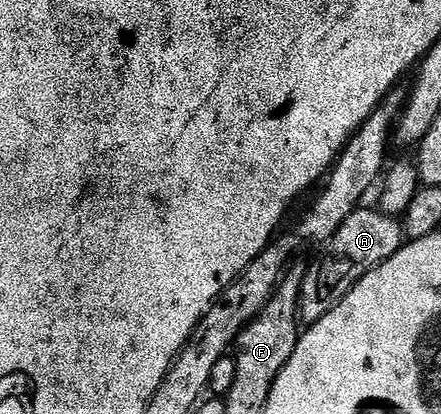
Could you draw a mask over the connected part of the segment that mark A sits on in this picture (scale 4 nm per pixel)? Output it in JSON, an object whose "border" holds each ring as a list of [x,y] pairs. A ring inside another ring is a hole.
{"border":[[[362,206],[335,230],[329,243],[324,245],[321,257],[310,266],[301,278],[301,293],[299,294],[299,320],[308,326],[319,322],[323,314],[335,310],[339,302],[372,268],[378,268],[384,260],[391,258],[401,249],[405,240],[405,229],[402,221],[396,216],[385,216],[379,210]]]}

